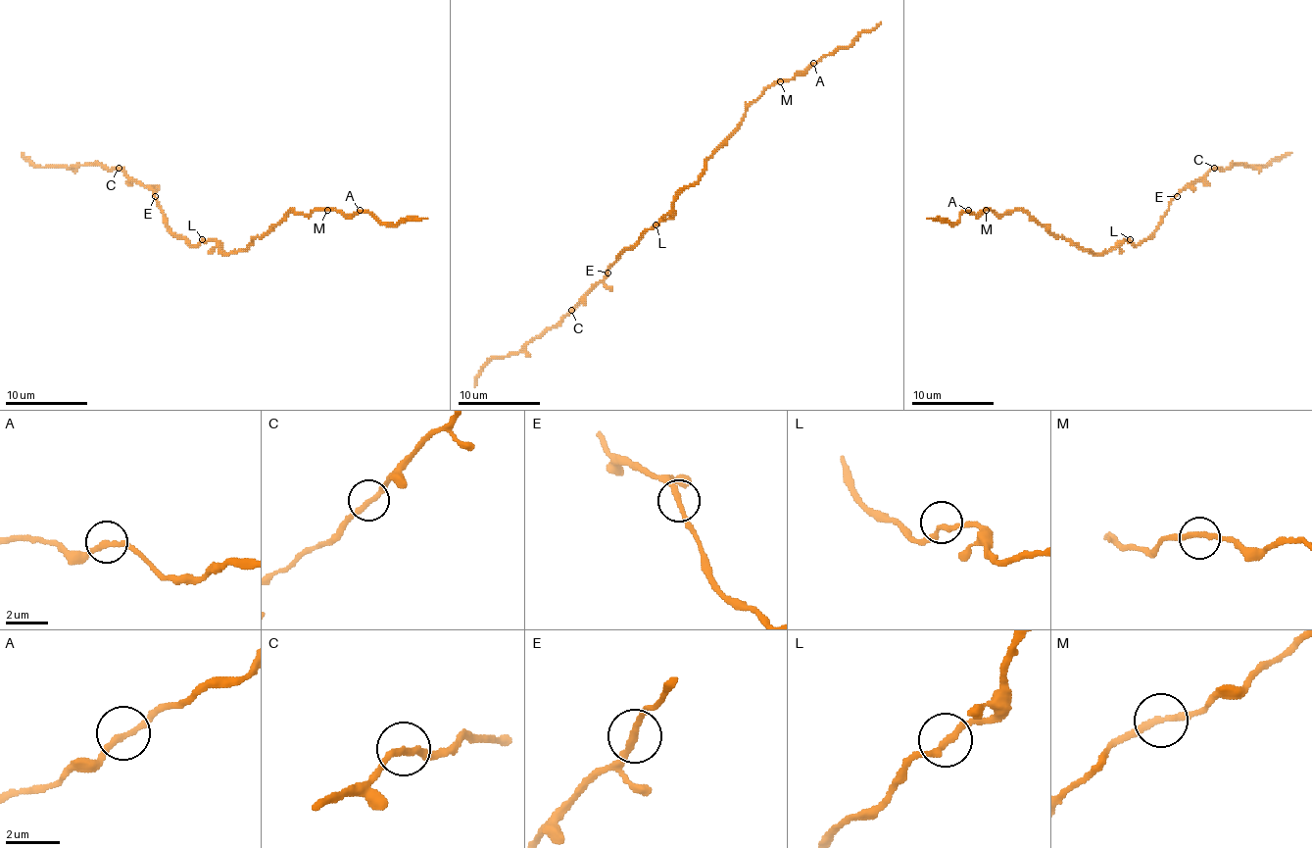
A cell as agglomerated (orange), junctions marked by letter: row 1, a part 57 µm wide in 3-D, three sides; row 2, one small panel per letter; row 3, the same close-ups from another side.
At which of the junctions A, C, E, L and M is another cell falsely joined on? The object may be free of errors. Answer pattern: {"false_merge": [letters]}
{"false_merge": ["C"]}

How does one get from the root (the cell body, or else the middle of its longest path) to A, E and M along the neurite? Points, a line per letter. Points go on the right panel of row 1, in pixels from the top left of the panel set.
A: (1113, 249), (1101, 253), (1081, 249), (1054, 236), (1021, 210), (1002, 214), (993, 210), (972, 214), (968, 210)
E: (1113, 249), (1124, 241), (1140, 245), (1148, 239), (1177, 196)
M: (1113, 249), (1101, 253), (1081, 249), (1074, 243), (1054, 236), (1021, 210), (1002, 214), (986, 210)

